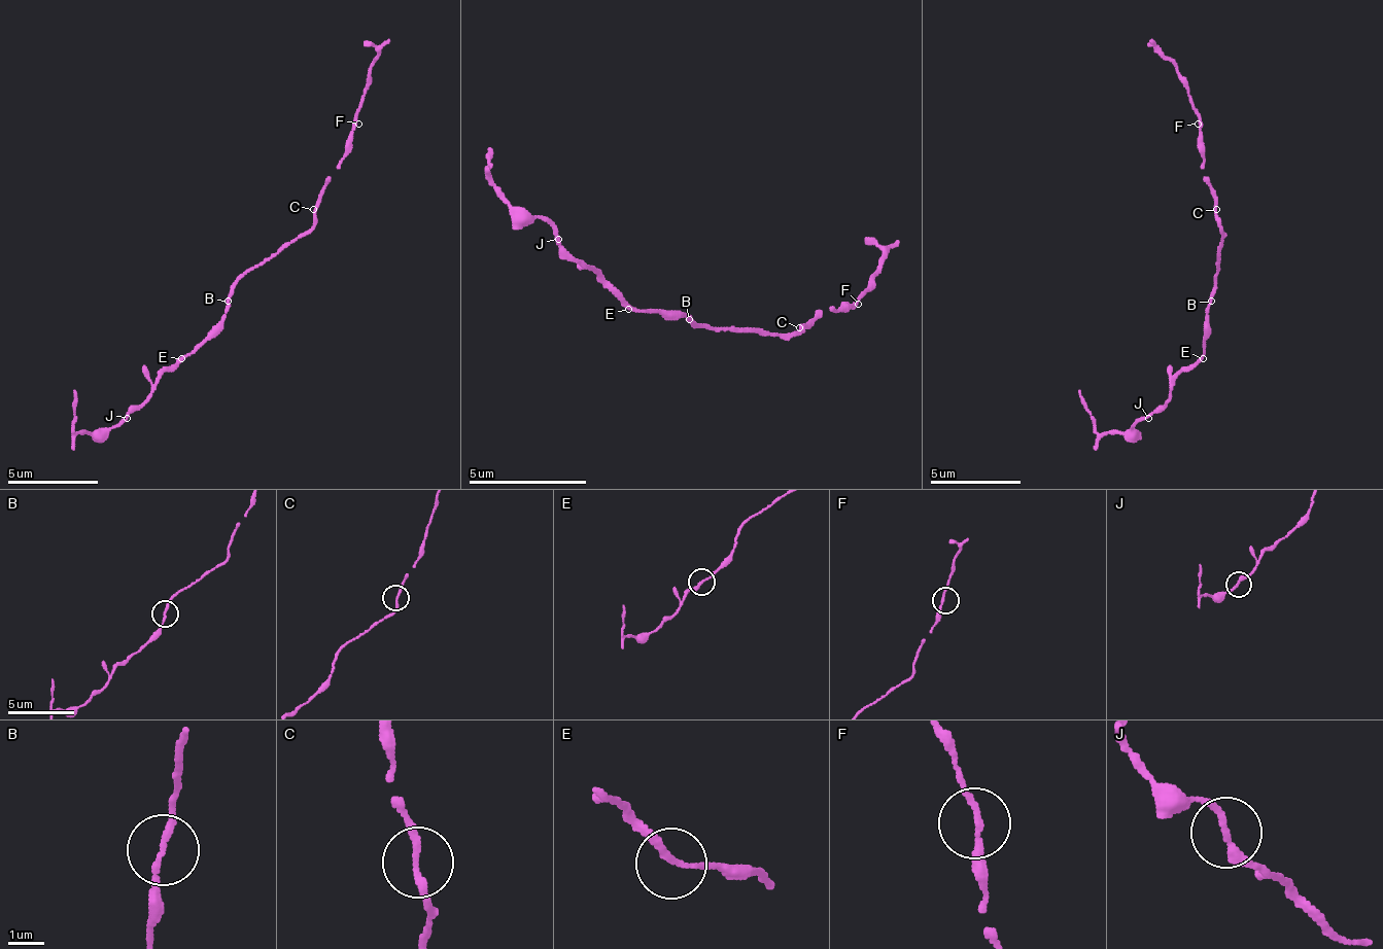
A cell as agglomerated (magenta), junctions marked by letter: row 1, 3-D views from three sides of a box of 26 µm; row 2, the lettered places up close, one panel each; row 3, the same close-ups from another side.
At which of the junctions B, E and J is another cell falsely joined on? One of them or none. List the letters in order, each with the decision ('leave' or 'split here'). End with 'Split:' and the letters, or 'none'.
B: leave
E: leave
J: leave
Split: none

